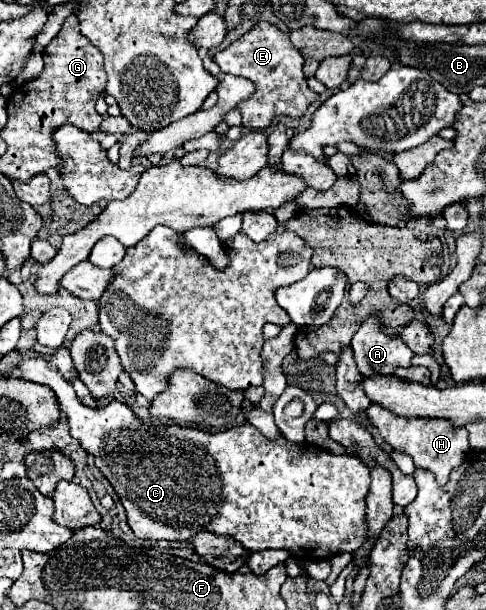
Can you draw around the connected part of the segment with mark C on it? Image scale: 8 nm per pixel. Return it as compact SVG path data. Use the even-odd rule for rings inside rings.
M26 357L22 359L18 365L16 365L16 371L20 371L20 377L22 379L28 379L28 381L36 381L36 383L42 383L42 385L48 385L54 393L56 393L56 399L58 399L58 405L60 409L68 415L68 421L70 421L70 433L72 437L76 437L80 441L80 445L92 453L96 457L96 467L108 477L108 481L114 485L124 509L126 509L126 515L128 515L128 525L130 529L134 531L136 537L140 539L168 539L168 541L186 541L190 537L194 537L196 533L200 531L212 531L212 533L218 533L218 535L230 535L234 537L236 541L240 541L248 551L264 551L264 549L288 549L292 557L298 557L298 559L304 559L304 561L312 561L312 559L326 559L326 557L332 557L336 553L354 553L358 551L364 543L366 543L366 537L368 537L368 523L366 523L366 495L370 491L370 471L368 467L358 461L358 457L350 457L350 455L332 455L324 449L318 449L310 443L302 443L302 445L296 445L296 443L290 443L290 441L268 441L256 427L252 425L236 425L228 431L222 431L222 433L204 433L200 429L192 429L192 427L178 427L178 425L160 425L160 427L152 427L152 425L146 425L142 423L140 419L136 419L136 415L132 413L132 409L124 403L108 403L106 407L102 409L90 409L86 405L82 405L72 389L72 385L68 381L62 379L62 375L58 373L58 367L44 359L44 357Z

